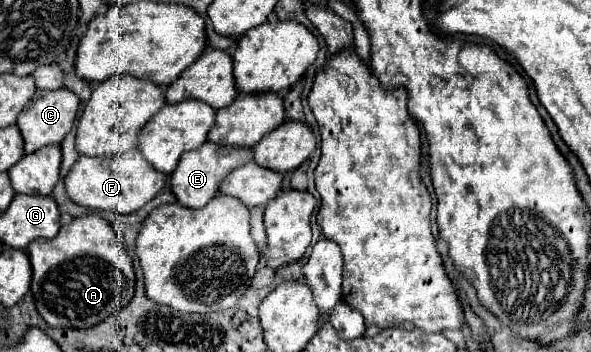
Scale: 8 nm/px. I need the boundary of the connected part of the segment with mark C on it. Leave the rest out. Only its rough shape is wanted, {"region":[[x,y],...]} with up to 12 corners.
{"region":[[66,89],[40,91],[16,121],[24,151],[60,145],[78,113]]}

